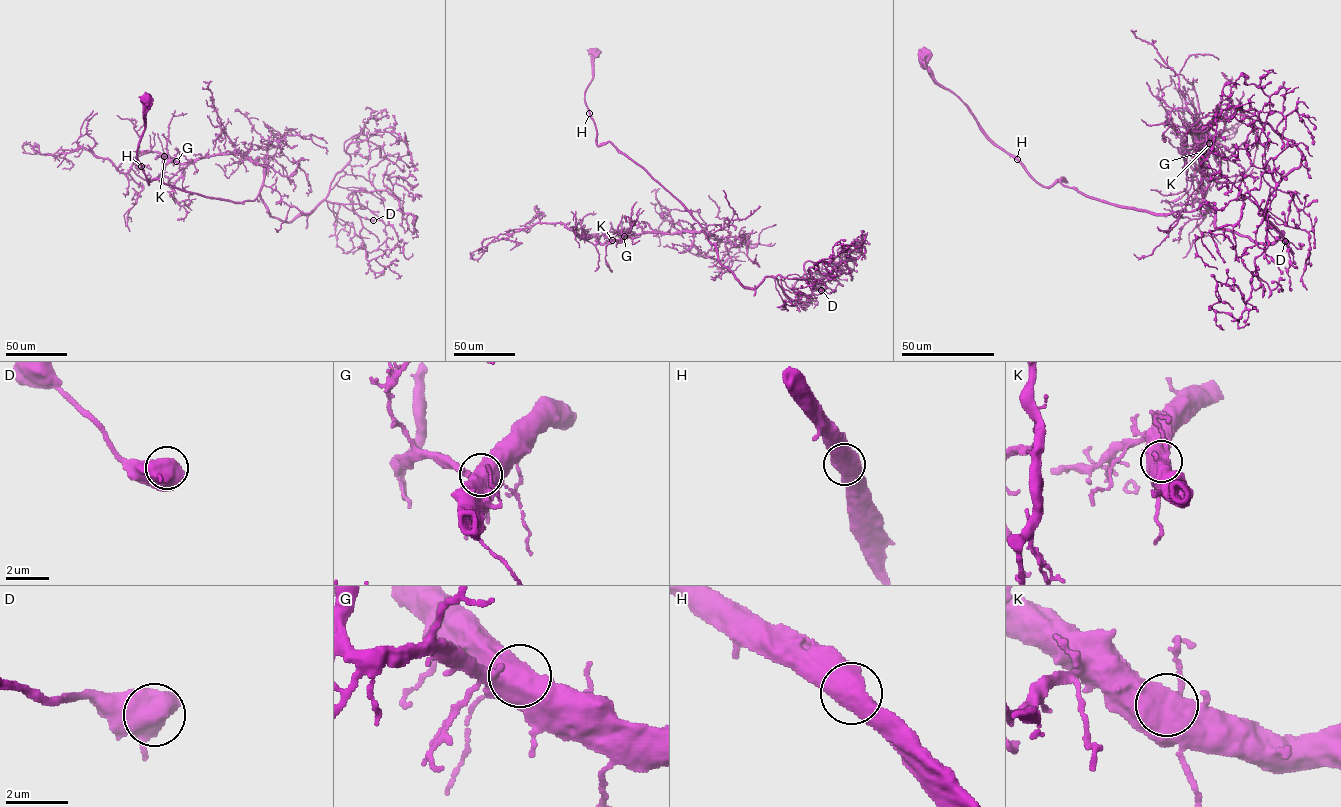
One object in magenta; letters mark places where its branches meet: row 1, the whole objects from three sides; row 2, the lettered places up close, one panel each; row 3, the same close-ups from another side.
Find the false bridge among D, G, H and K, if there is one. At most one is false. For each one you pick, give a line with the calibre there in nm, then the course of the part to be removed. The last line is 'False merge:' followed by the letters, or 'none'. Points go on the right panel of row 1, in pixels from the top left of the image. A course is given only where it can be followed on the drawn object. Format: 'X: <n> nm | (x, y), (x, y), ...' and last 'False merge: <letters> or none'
False merge: none

